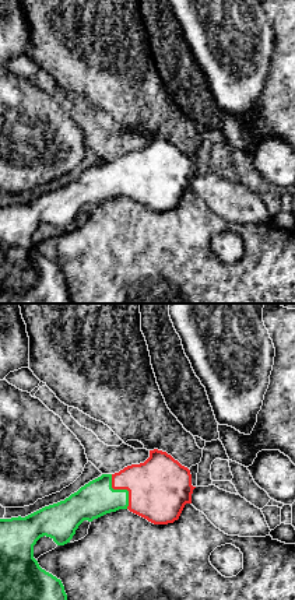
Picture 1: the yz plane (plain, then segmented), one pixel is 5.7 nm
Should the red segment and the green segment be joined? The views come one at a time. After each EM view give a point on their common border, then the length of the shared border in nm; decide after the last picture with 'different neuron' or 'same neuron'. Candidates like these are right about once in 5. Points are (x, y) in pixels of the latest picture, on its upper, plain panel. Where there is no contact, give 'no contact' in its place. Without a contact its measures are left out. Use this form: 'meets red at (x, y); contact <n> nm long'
meets red at (122, 175); contact 220 nm long

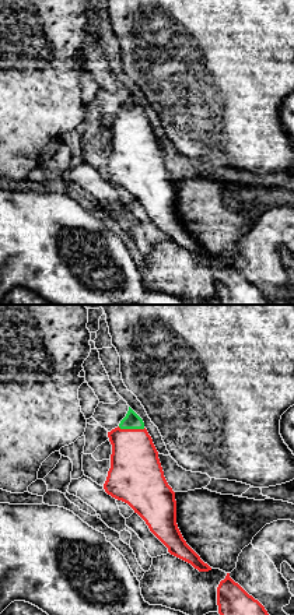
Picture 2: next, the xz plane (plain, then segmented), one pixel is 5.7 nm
meets red at (132, 116); contact 160 nm long

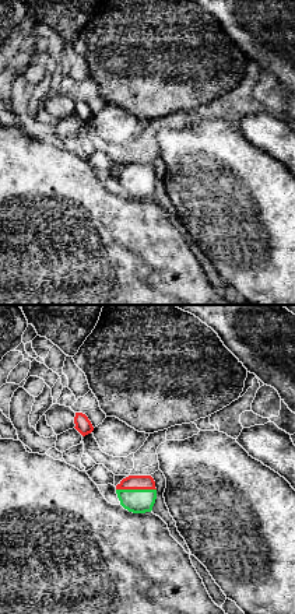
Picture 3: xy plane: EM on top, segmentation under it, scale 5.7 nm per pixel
meets red at (136, 175); contact 240 nm long

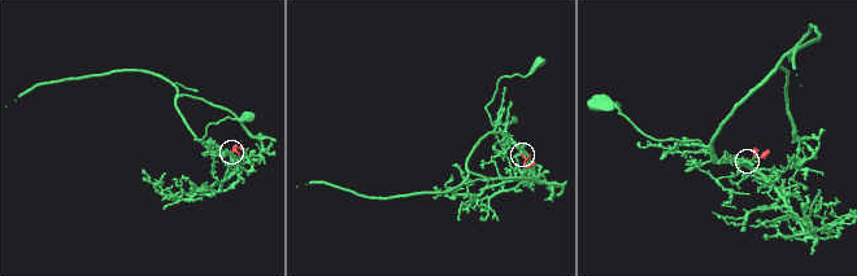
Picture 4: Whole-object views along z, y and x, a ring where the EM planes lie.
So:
same neuron

